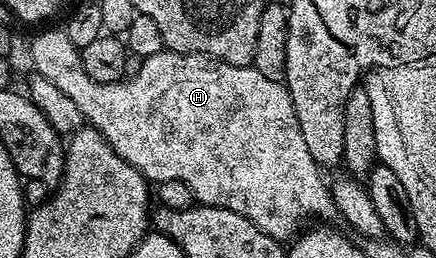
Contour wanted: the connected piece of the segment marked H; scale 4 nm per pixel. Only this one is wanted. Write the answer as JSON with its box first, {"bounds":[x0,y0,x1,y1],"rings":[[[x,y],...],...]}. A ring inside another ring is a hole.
{"bounds":[29,29,336,241],"rings":[[[59,29],[59,31],[41,32],[31,43],[29,57],[35,66],[34,74],[45,77],[45,81],[53,81],[53,85],[57,85],[57,89],[61,89],[61,93],[65,93],[65,97],[70,97],[77,104],[77,109],[81,109],[84,120],[95,130],[101,132],[105,141],[109,141],[112,149],[125,161],[129,161],[129,165],[136,167],[152,184],[158,185],[174,179],[181,181],[191,190],[196,204],[205,207],[233,209],[233,213],[241,213],[241,217],[253,221],[253,225],[257,225],[257,229],[261,229],[269,237],[280,241],[290,240],[304,226],[302,223],[306,219],[315,218],[319,219],[315,221],[331,221],[327,219],[336,218],[336,207],[328,180],[323,180],[324,172],[319,164],[313,161],[309,148],[305,145],[305,137],[301,137],[301,125],[297,125],[297,113],[293,109],[291,95],[283,83],[269,81],[269,77],[262,75],[254,65],[234,67],[228,63],[223,63],[220,59],[212,59],[209,55],[182,55],[166,49],[146,56],[140,62],[143,64],[136,69],[135,75],[133,71],[115,83],[98,83],[93,81],[93,77],[89,77],[89,73],[85,73],[79,53],[80,48],[75,47],[73,41],[69,41],[66,30]]]}

